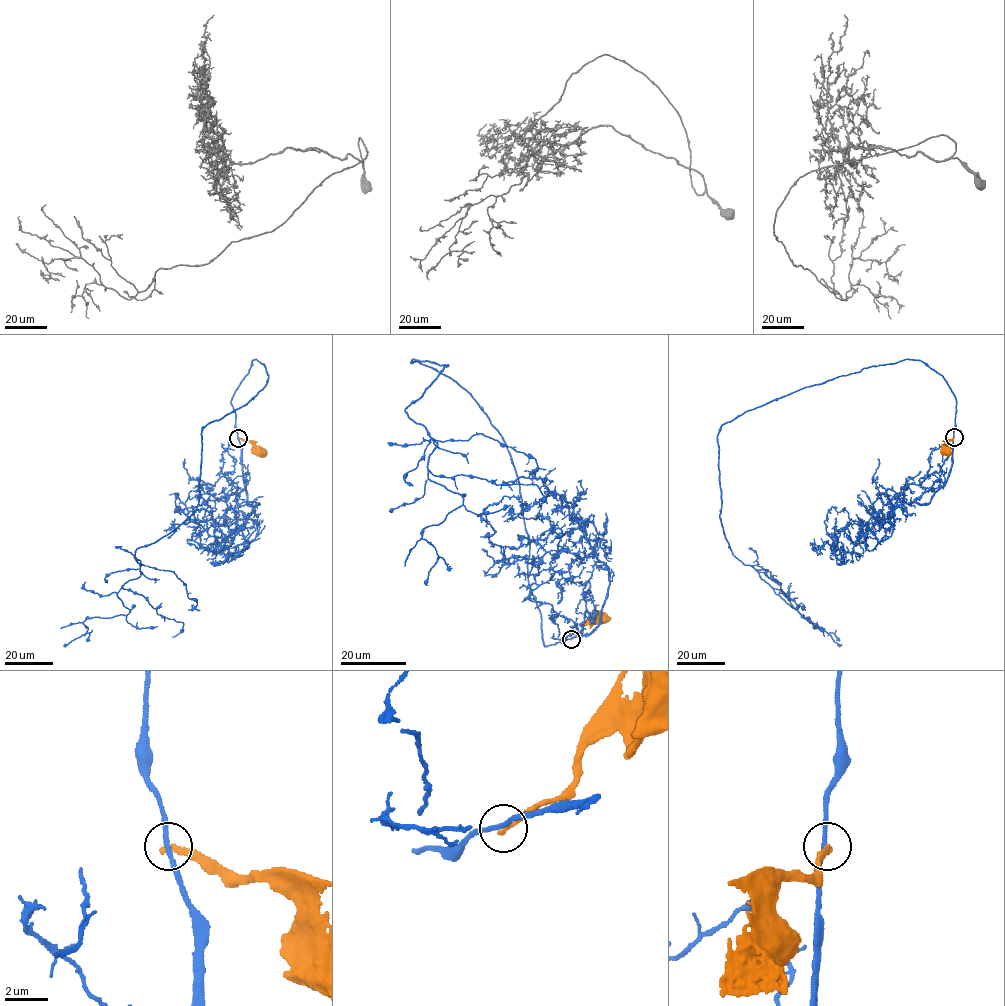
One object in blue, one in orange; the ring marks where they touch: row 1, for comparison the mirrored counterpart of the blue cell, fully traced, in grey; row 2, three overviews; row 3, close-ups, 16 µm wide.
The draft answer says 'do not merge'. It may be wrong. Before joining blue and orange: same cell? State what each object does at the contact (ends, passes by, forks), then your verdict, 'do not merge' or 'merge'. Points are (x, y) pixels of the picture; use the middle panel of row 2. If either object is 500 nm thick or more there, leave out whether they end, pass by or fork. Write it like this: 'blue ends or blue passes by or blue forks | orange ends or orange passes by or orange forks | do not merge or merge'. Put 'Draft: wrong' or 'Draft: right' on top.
Draft: right
blue passes by | orange ends | do not merge

